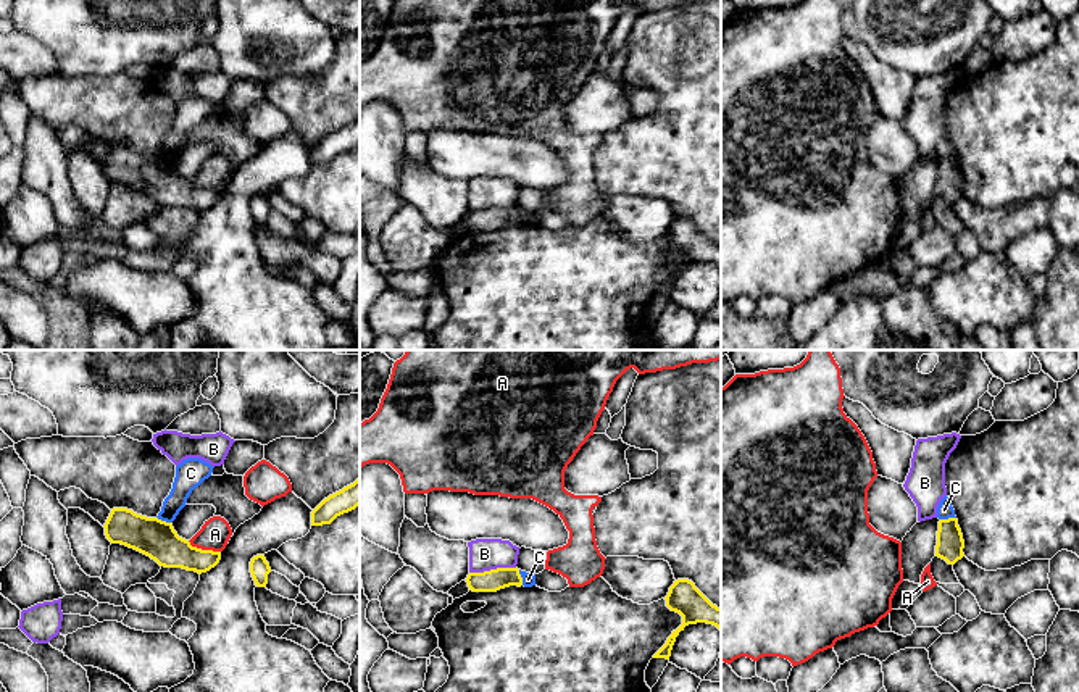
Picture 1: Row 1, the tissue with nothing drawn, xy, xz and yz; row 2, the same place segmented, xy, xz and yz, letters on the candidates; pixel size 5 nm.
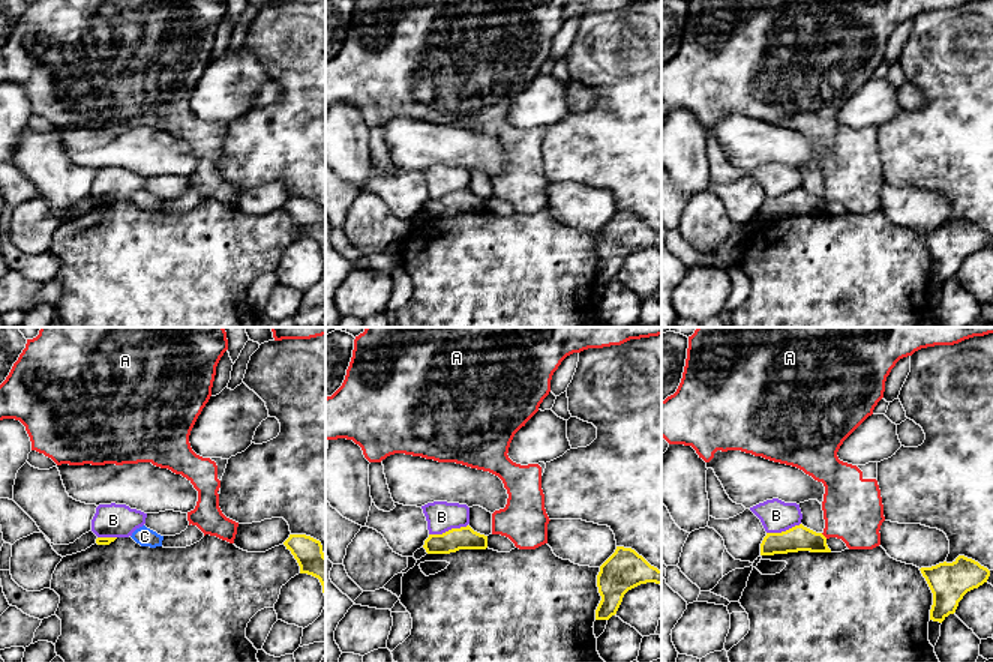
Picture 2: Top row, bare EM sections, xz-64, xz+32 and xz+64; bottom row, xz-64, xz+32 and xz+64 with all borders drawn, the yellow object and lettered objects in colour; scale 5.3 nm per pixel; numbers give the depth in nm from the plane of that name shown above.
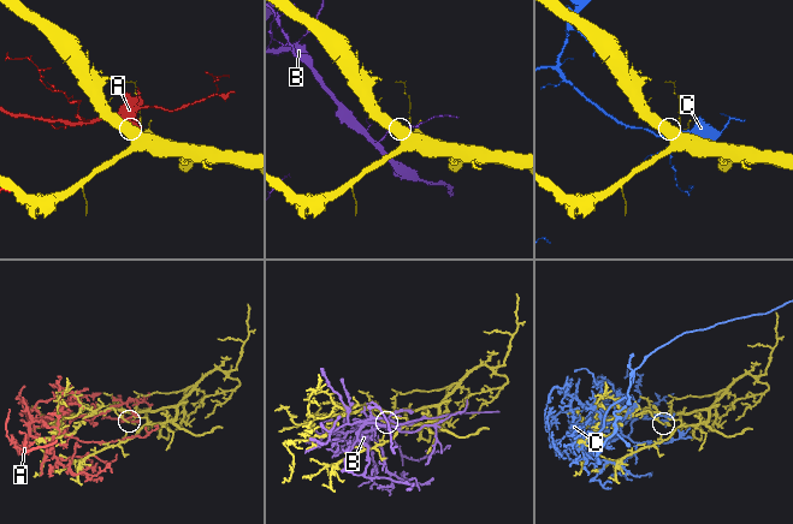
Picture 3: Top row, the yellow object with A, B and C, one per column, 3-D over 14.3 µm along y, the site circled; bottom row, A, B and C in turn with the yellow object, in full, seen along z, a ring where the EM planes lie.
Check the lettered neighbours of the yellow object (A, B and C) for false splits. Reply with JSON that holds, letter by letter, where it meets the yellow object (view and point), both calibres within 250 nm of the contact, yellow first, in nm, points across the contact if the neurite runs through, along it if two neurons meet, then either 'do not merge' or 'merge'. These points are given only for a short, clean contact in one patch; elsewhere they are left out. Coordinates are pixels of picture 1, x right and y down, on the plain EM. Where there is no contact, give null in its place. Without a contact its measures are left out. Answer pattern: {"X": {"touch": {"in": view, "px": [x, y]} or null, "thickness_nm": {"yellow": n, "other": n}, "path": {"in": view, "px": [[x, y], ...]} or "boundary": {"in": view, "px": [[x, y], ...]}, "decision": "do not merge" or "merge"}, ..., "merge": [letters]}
{"A": {"touch": {"in": "xy", "px": [204, 189]}, "thickness_nm": {"yellow": 190, "other": 150}, "decision": "do not merge"}, "B": {"touch": {"in": "xz", "px": [492, 208]}, "thickness_nm": {"yellow": 110, "other": 160}, "boundary": {"in": "xz", "px": [[515, 205], [497, 205], [470, 212]]}, "decision": "do not merge"}, "C": {"touch": {"in": "xy", "px": [165, 160]}, "thickness_nm": {"yellow": 190, "other": 120}, "boundary": {"in": "xy", "px": [[157, 155], [171, 162]]}, "decision": "do not merge"}, "merge": []}

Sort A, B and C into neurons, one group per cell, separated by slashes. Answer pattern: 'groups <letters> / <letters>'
groups A / B / C

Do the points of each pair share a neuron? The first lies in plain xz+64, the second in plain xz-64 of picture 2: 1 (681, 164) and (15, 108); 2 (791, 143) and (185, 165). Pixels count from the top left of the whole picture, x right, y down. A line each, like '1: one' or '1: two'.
1: one
2: one

